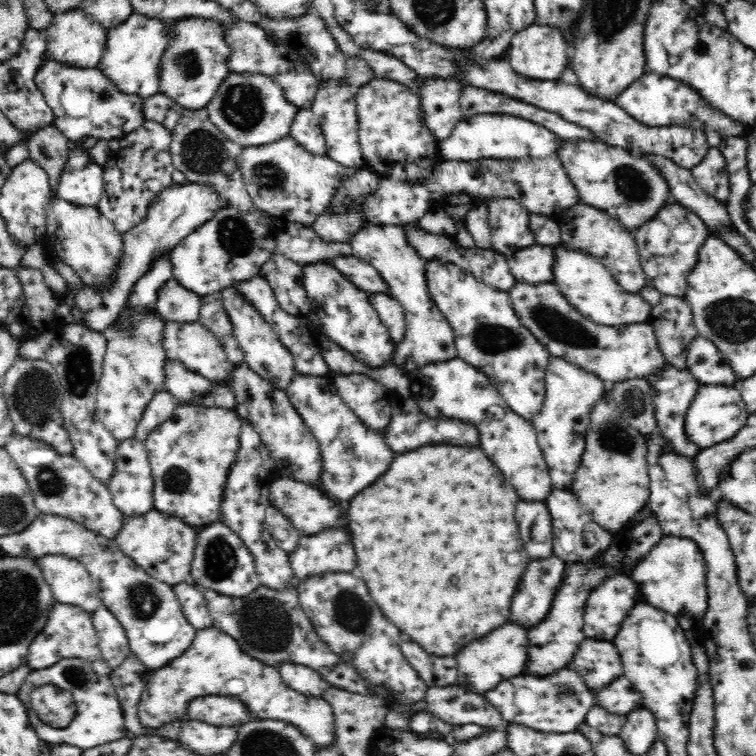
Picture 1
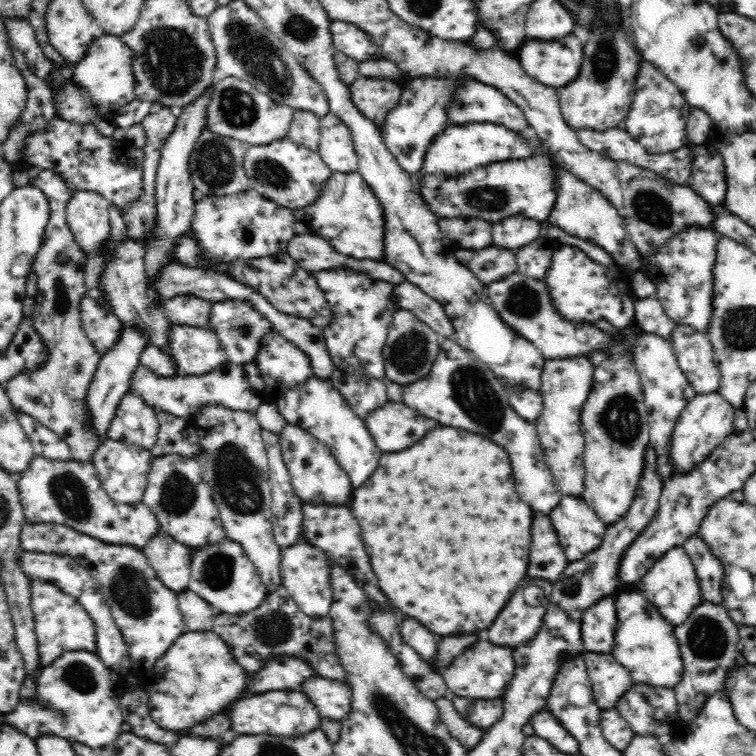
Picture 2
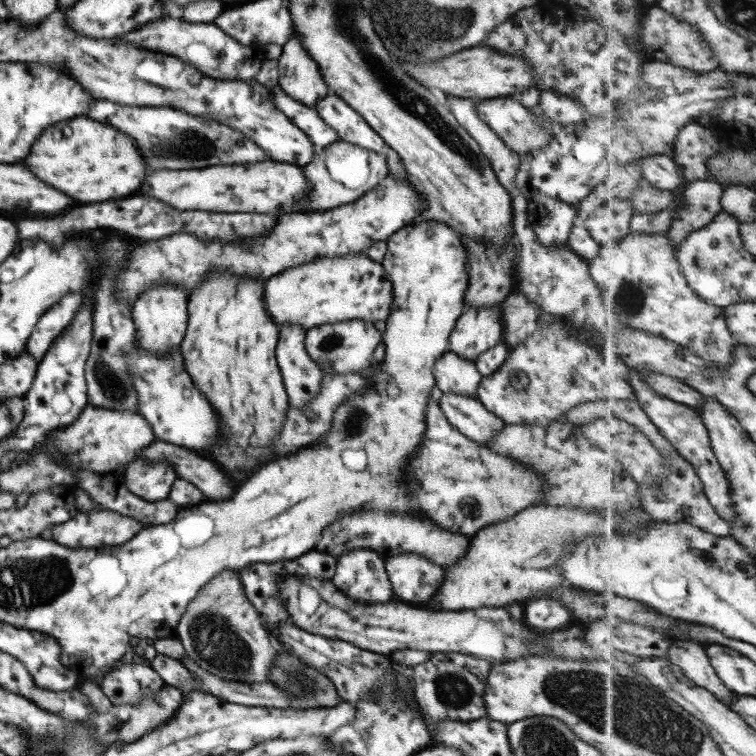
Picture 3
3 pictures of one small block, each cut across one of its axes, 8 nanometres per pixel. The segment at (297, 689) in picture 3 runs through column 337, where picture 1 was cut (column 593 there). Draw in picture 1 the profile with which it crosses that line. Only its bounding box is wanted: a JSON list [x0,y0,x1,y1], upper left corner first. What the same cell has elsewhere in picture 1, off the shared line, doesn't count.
[481,667,597,734]

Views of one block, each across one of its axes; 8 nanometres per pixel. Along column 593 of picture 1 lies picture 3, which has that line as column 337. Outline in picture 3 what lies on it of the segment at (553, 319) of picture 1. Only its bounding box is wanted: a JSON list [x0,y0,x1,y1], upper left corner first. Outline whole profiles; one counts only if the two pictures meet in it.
[305,319,382,373]

